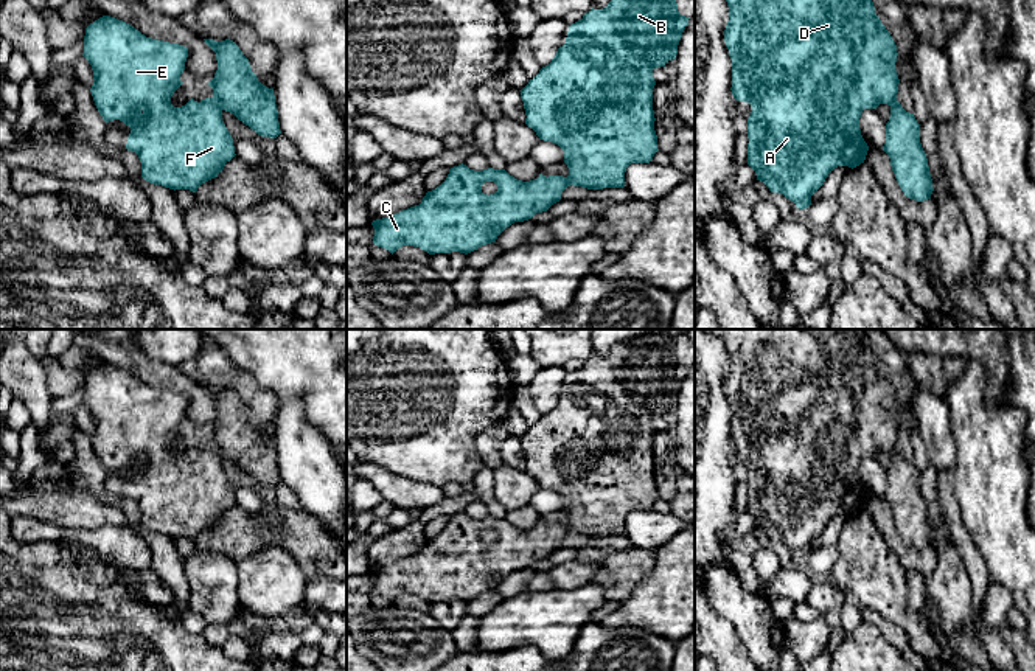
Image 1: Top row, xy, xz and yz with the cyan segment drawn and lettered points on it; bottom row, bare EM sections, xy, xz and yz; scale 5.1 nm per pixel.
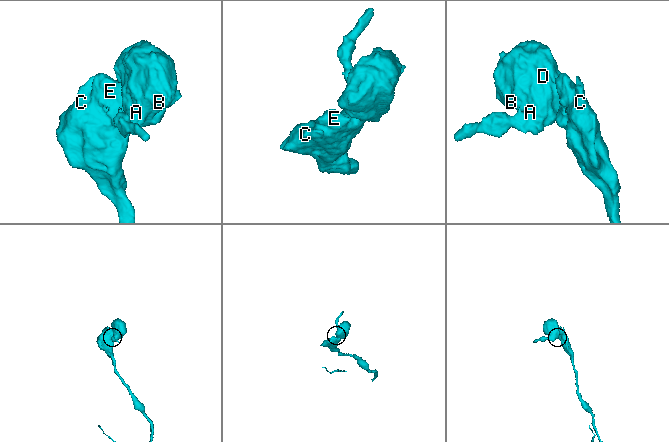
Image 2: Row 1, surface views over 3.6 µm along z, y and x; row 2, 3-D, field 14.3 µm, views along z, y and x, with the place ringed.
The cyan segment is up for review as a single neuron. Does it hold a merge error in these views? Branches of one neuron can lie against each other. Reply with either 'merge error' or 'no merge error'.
merge error

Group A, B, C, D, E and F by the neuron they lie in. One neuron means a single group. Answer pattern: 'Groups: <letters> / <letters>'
Groups: A B D / C E F

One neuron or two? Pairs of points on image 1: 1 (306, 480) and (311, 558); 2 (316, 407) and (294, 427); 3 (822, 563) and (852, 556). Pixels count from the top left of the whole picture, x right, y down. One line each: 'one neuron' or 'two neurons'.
1: two neurons
2: two neurons
3: two neurons

